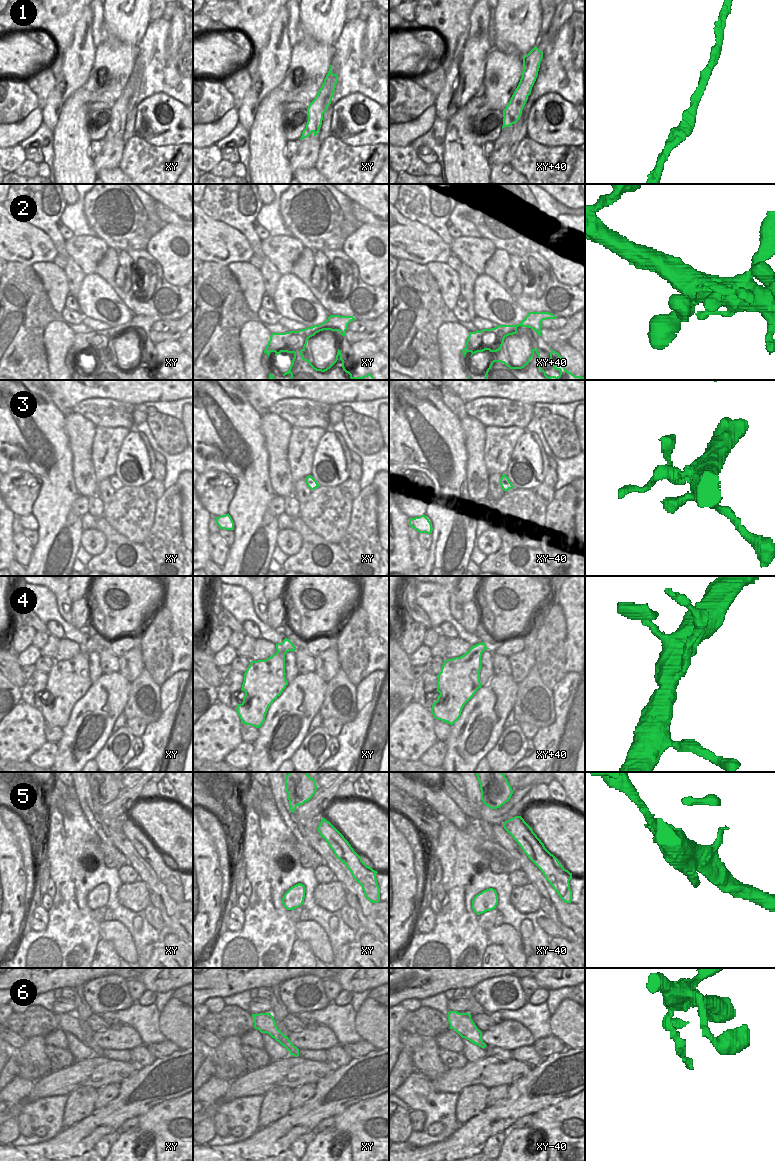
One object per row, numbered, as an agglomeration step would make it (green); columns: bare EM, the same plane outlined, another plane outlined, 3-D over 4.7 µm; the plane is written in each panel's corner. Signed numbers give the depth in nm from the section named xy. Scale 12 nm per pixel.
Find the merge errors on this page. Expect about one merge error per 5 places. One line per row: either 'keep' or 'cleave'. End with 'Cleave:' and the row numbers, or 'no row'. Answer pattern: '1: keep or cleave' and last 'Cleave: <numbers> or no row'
1: keep
2: keep
3: keep
4: keep
5: keep
6: keep
Cleave: no row

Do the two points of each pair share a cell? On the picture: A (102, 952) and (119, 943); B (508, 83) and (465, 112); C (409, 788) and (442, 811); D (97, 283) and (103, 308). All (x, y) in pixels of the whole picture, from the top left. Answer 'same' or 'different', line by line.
A: different
B: different
C: same
D: same

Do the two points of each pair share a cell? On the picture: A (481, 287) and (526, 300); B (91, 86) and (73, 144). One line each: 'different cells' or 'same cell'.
A: different cells
B: same cell

